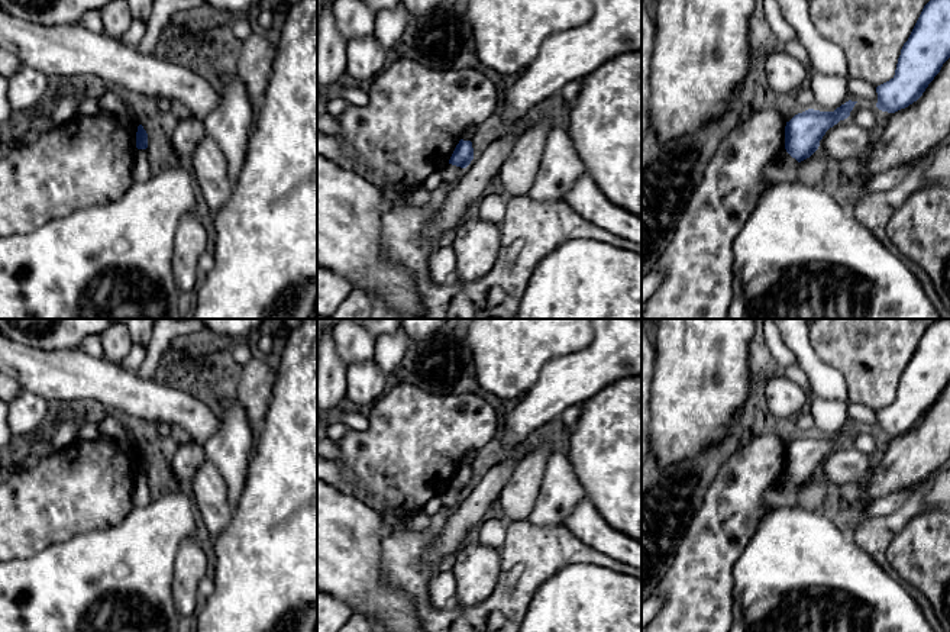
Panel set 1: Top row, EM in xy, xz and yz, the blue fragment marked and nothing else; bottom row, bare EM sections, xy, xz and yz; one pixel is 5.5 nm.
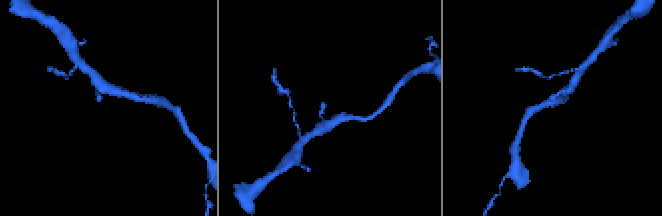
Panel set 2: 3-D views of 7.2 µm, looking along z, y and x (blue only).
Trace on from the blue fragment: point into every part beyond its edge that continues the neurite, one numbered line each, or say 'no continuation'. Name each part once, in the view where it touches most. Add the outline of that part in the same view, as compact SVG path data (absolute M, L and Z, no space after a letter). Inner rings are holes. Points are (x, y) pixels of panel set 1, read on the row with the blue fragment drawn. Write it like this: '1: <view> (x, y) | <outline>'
no continuation

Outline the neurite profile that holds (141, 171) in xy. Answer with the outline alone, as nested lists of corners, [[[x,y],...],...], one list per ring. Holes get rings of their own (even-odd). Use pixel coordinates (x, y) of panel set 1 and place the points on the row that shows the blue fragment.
[[[146,149],[136,151],[132,177],[135,183],[143,183],[152,177],[149,155]]]

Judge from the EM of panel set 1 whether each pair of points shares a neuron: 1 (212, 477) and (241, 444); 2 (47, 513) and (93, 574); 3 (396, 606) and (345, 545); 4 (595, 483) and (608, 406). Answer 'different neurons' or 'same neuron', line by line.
1: different neurons
2: different neurons
3: same neuron
4: same neuron

